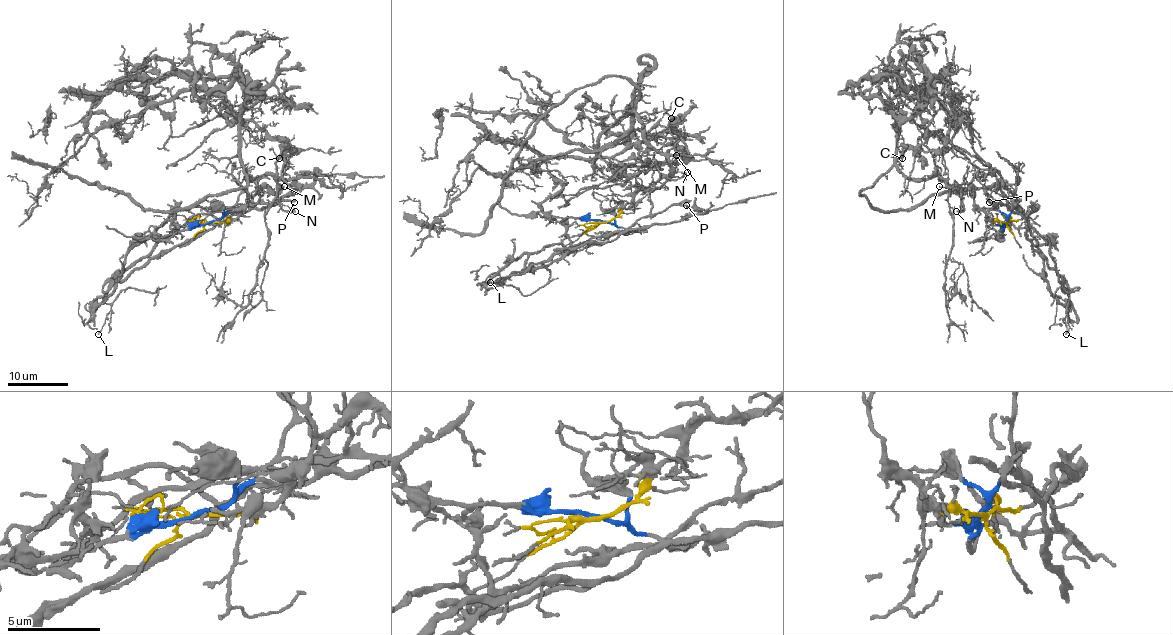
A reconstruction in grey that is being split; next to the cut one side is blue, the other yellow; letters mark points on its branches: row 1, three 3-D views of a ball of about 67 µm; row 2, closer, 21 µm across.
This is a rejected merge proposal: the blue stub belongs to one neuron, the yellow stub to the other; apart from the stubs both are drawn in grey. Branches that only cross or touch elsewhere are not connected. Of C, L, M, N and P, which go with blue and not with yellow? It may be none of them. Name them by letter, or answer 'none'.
L, P

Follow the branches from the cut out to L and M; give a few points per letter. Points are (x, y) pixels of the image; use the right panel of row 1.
L: (1004, 221), (1003, 229), (1012, 224), (1033, 228), (1049, 246), (1055, 271), (1071, 301), (1064, 316), (1066, 334)
M: (1006, 221), (991, 220), (974, 203), (973, 188), (959, 191), (954, 187), (939, 185)

